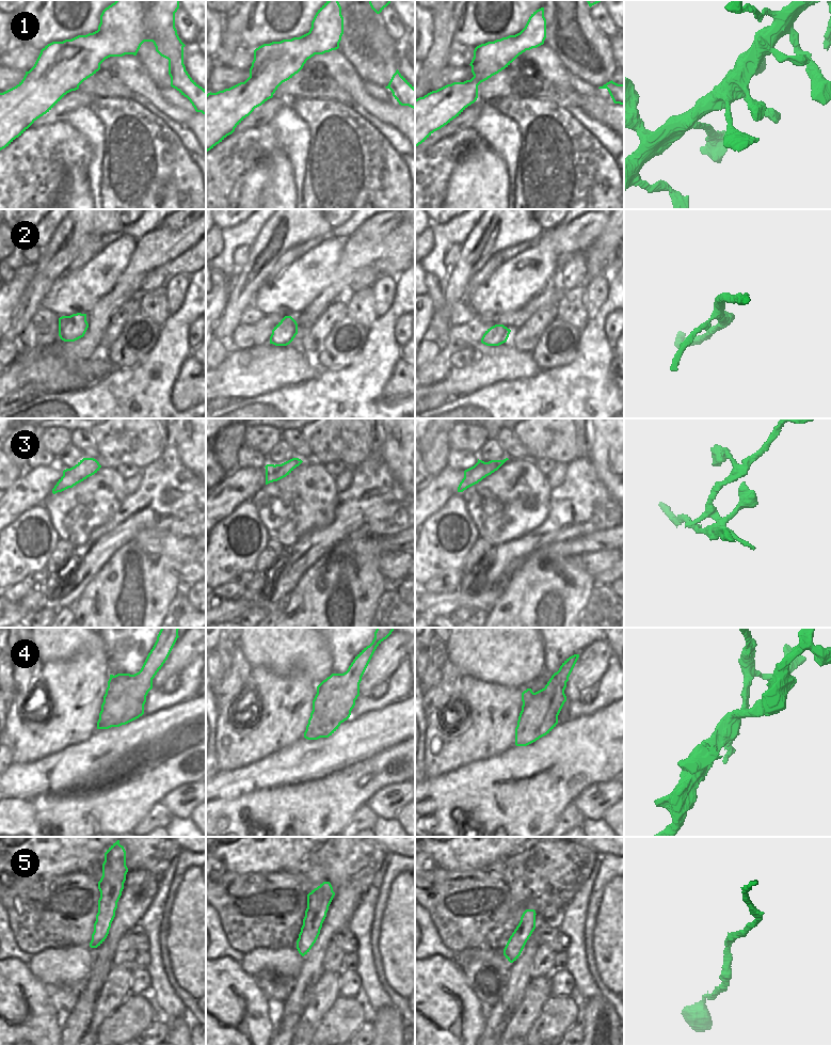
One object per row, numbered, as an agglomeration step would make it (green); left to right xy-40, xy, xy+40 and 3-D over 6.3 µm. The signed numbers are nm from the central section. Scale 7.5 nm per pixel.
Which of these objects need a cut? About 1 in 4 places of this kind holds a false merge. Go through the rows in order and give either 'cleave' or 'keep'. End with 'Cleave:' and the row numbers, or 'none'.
1: keep
2: keep
3: cleave
4: cleave
5: keep
Cleave: 3, 4

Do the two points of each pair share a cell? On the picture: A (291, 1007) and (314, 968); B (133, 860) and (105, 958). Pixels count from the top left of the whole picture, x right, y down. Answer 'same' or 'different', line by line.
A: same
B: different

